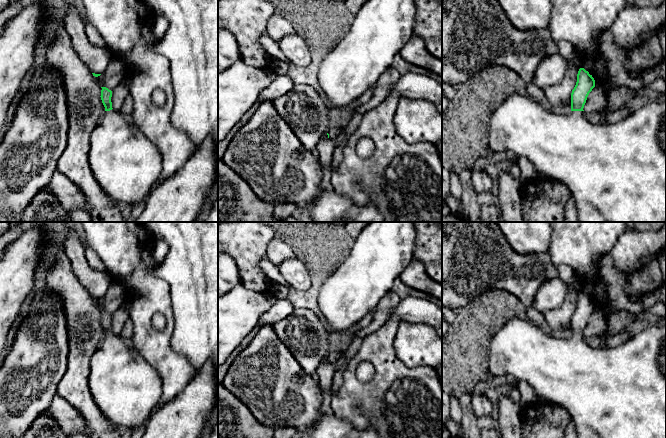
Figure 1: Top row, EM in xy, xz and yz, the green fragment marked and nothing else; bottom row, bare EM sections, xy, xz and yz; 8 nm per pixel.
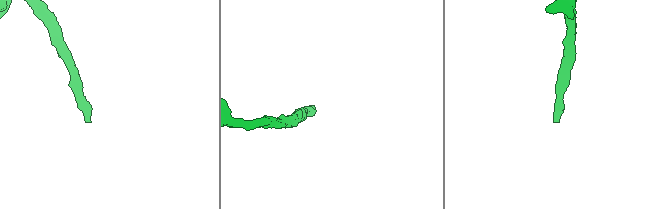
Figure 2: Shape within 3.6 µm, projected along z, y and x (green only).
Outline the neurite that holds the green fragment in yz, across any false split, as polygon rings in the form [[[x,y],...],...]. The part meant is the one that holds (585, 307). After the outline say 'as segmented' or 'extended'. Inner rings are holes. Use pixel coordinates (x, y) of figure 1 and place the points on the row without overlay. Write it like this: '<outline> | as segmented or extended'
[[[584,292],[577,298],[577,306],[571,317],[571,337],[557,338],[544,333],[537,324],[527,318],[514,317],[510,319],[498,332],[489,344],[488,371],[493,376],[512,376],[518,381],[526,381],[535,391],[537,397],[546,399],[549,403],[564,408],[575,424],[578,438],[666,438],[666,322],[659,325],[650,325],[642,332],[615,348],[592,348],[584,339],[584,329],[587,321],[595,311],[595,304]]] | extended

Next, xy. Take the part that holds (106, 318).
[[[101,311],[105,331],[97,350],[90,359],[89,389],[106,420],[113,429],[141,428],[157,408],[162,395],[162,379],[158,371],[122,337],[112,332],[112,315]]] | extended

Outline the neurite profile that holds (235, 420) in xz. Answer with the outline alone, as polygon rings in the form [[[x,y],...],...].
[[[218,382],[218,438],[274,438],[274,429],[261,424],[238,397]]]

